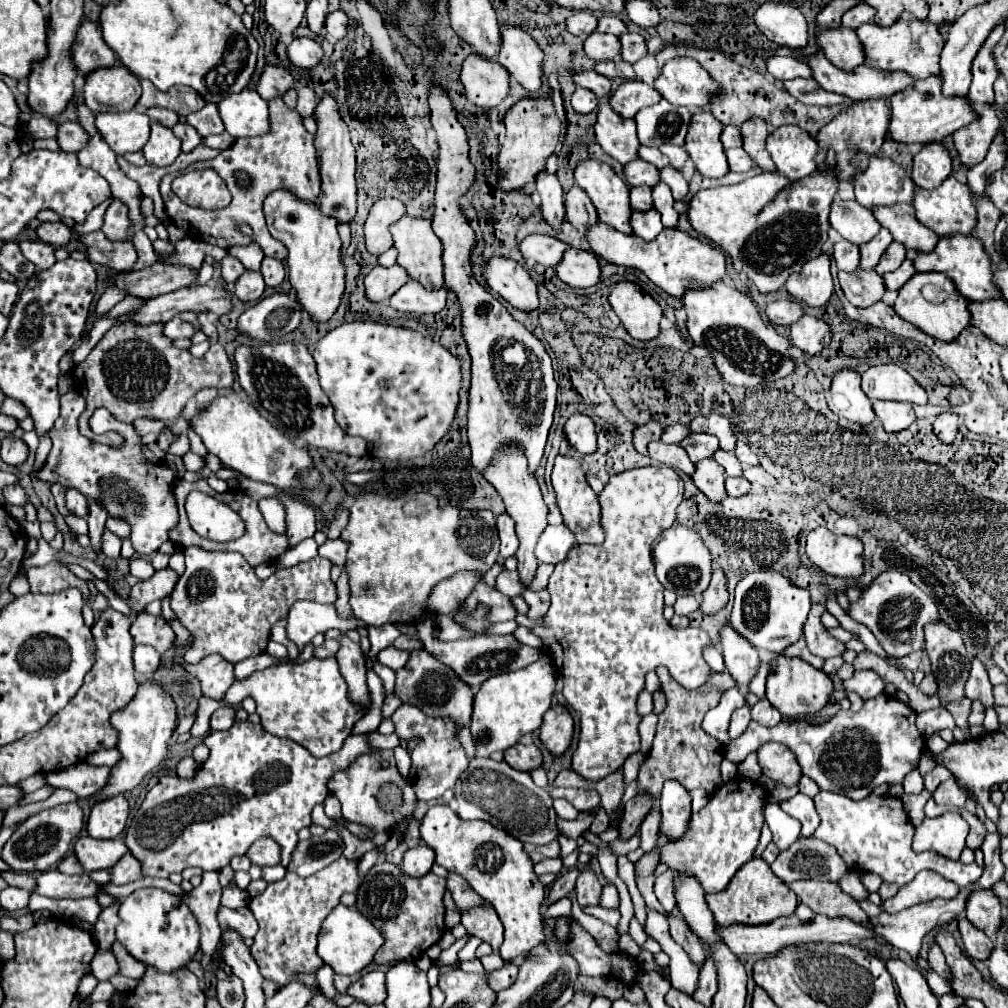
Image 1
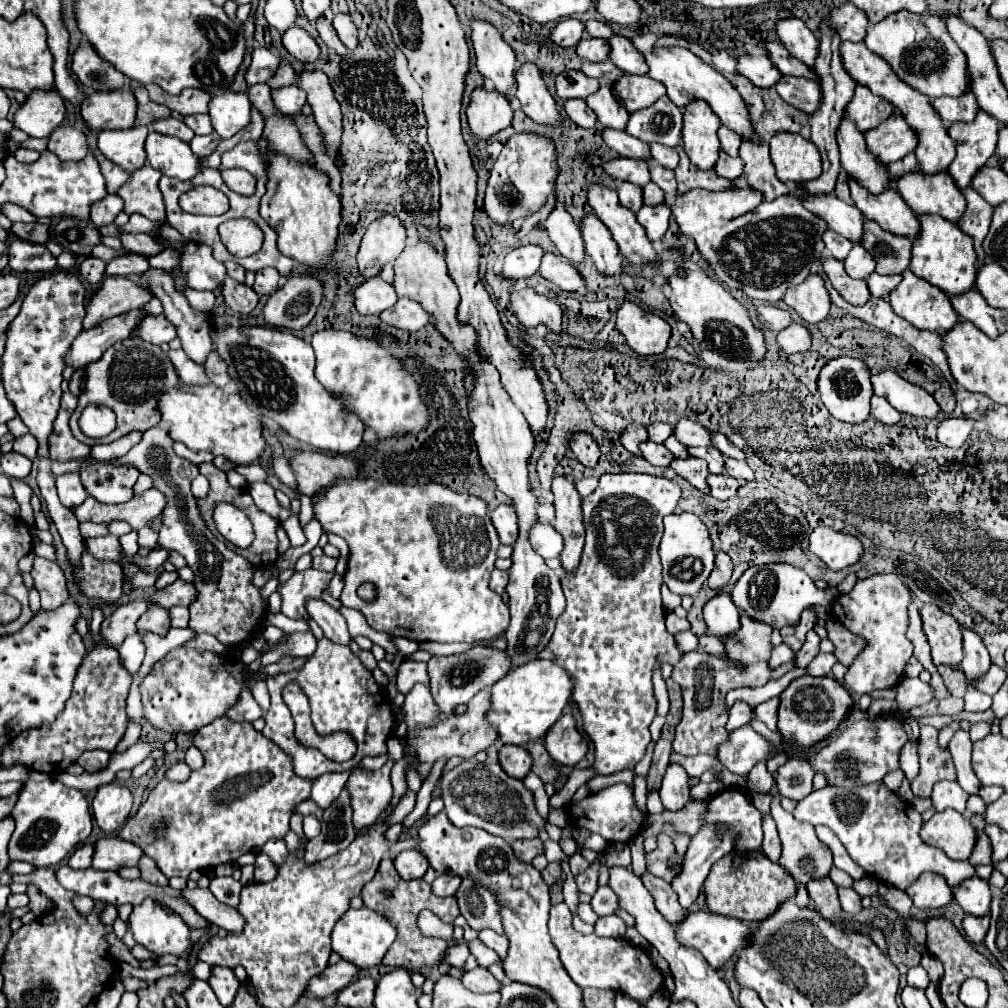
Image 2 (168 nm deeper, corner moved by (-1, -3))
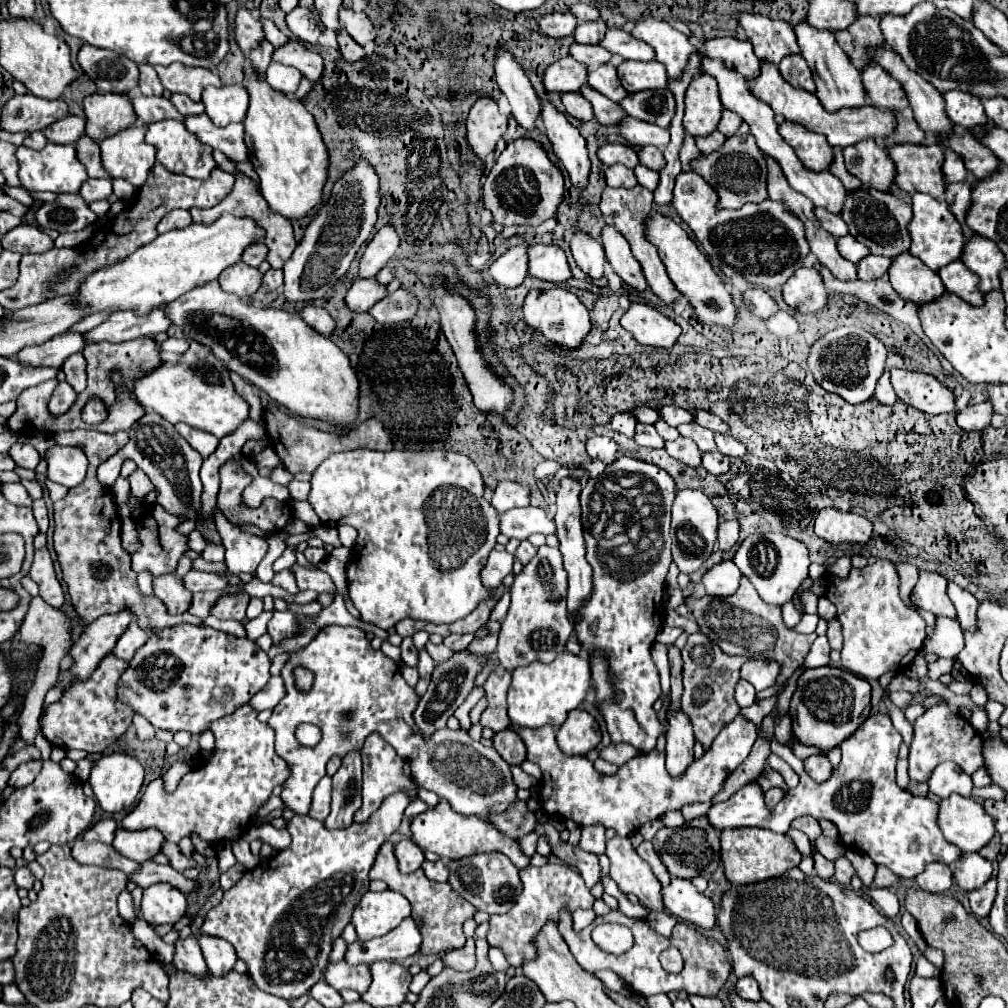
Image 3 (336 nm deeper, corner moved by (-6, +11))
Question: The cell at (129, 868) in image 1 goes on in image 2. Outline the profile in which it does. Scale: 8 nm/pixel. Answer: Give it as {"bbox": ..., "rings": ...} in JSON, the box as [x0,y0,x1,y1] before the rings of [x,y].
{"bbox":[138,855,168,885],"rings":[[[146,855],[138,861],[138,869],[140,869],[140,879],[142,881],[148,881],[148,883],[154,883],[154,885],[168,885],[168,879],[164,877],[164,873]]]}

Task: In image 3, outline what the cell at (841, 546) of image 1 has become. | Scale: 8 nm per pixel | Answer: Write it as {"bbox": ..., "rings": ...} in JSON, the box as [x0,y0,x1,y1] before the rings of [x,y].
{"bbox":[815,507,871,543],"rings":[[[833,507],[821,509],[815,519],[815,533],[829,543],[867,543],[871,529],[867,517]]]}

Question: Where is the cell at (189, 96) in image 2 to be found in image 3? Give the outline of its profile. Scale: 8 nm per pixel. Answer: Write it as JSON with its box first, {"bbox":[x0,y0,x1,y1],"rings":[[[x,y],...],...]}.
{"bbox":[155,63,221,101],"rings":[[[171,63],[167,67],[157,65],[155,71],[161,79],[161,85],[167,91],[183,93],[183,95],[191,97],[193,101],[201,101],[201,93],[205,87],[209,87],[209,85],[219,87],[221,85],[217,73],[203,69],[203,67],[187,67],[187,65]]]}

